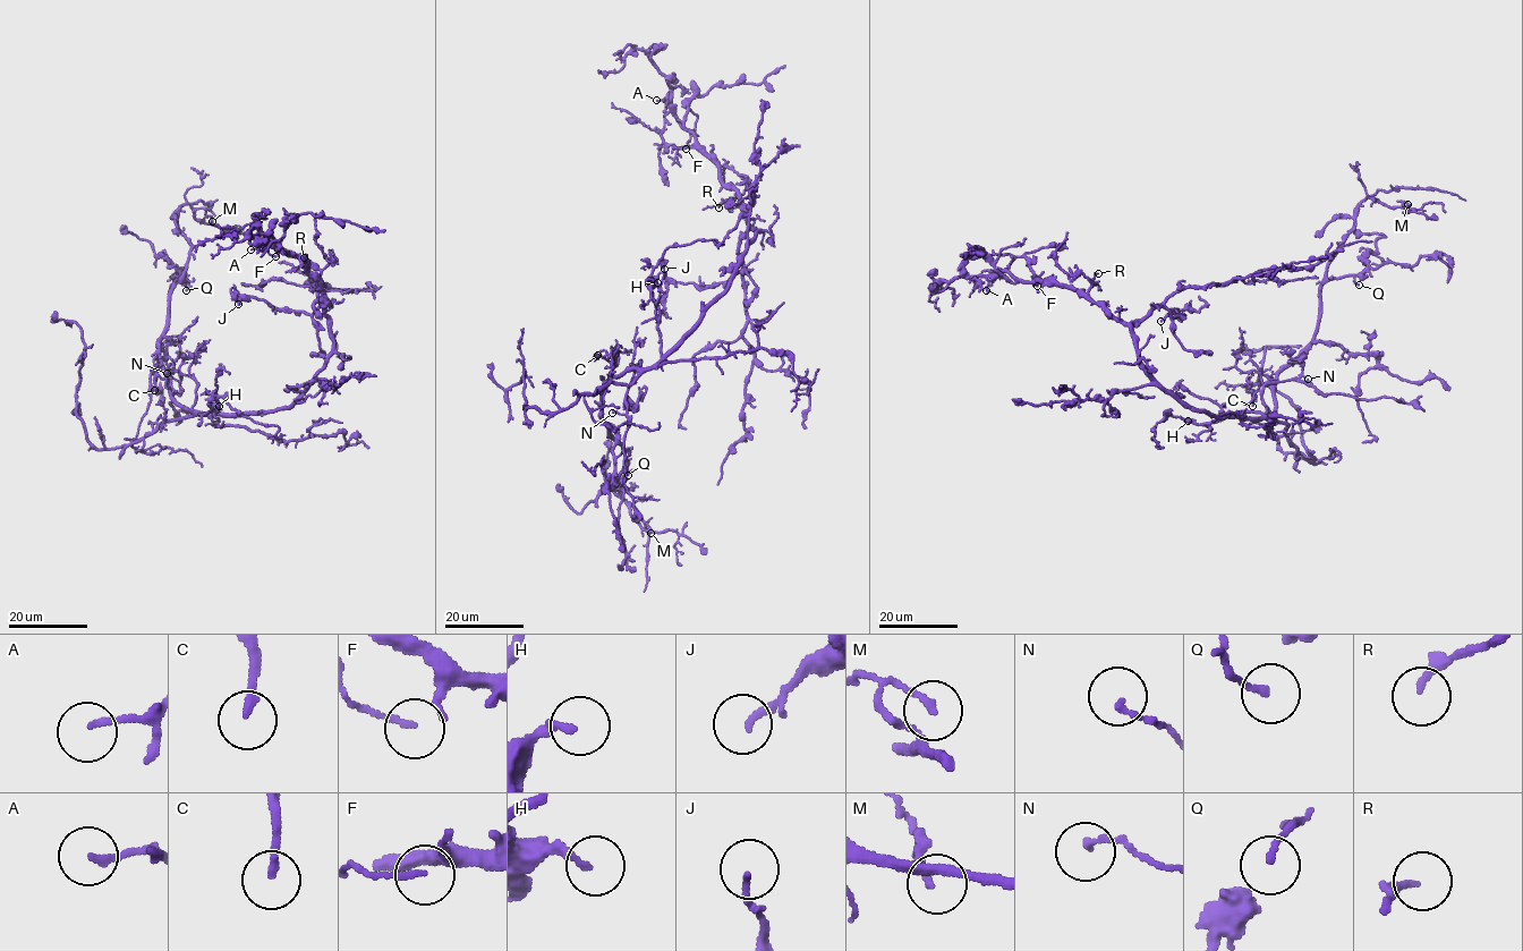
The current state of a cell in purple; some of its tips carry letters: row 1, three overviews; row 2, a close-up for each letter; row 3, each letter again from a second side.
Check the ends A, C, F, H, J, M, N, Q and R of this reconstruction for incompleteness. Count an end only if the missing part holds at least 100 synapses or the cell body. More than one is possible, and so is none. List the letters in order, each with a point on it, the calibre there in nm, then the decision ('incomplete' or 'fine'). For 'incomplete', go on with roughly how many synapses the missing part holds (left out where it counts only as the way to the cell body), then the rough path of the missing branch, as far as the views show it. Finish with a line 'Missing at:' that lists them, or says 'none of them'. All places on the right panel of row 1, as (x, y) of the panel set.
A: place (986, 290); calibre 160 nm; fine
C: place (1252, 406); calibre 180 nm; fine
F: place (1037, 286); calibre 140 nm; fine
H: place (1188, 421); calibre 200 nm; fine
J: place (1160, 321); calibre 170 nm; fine
M: place (1407, 204); calibre 140 nm; fine
N: place (1308, 379); calibre 150 nm; fine
Q: place (1359, 285); calibre 150 nm; fine
R: place (1098, 273); calibre 190 nm; fine
Missing at: none of them

